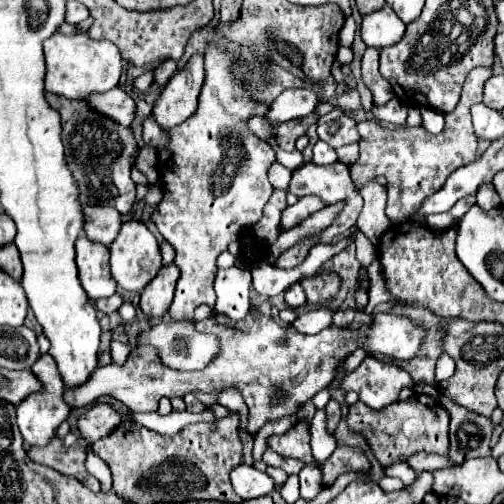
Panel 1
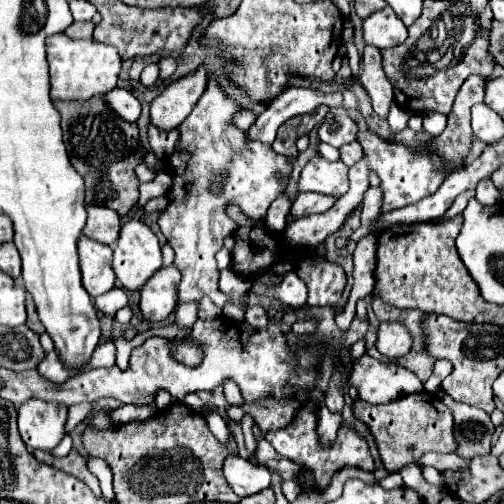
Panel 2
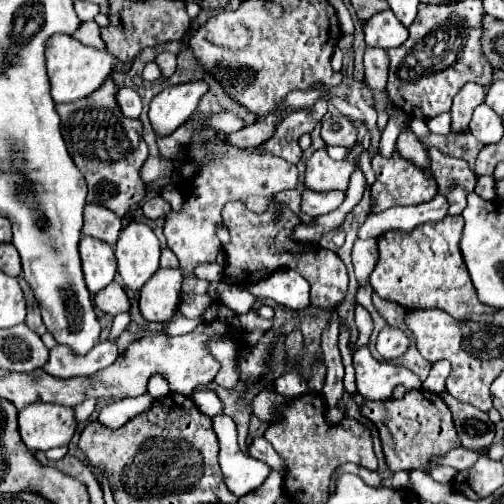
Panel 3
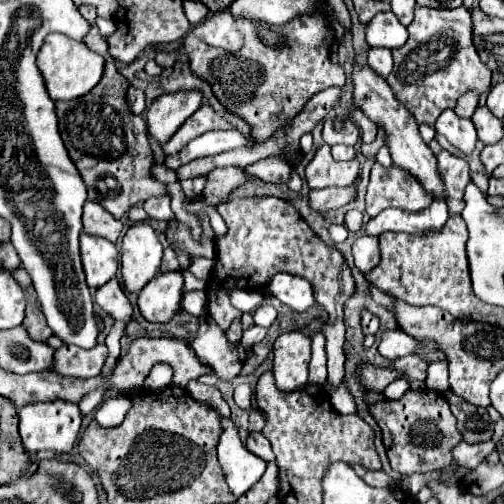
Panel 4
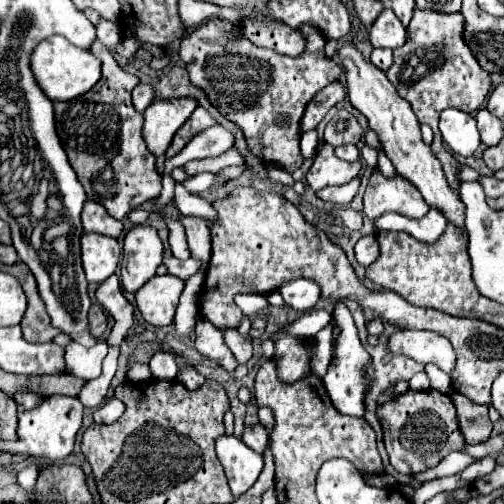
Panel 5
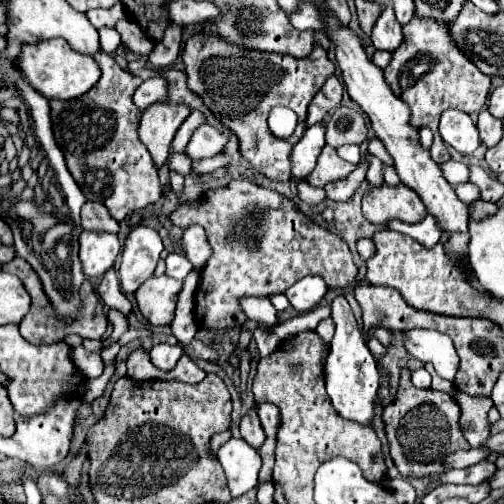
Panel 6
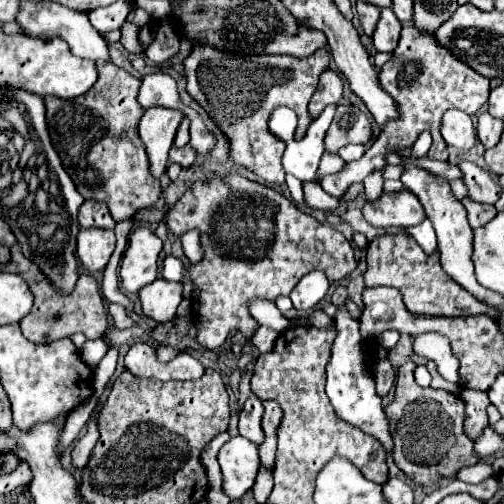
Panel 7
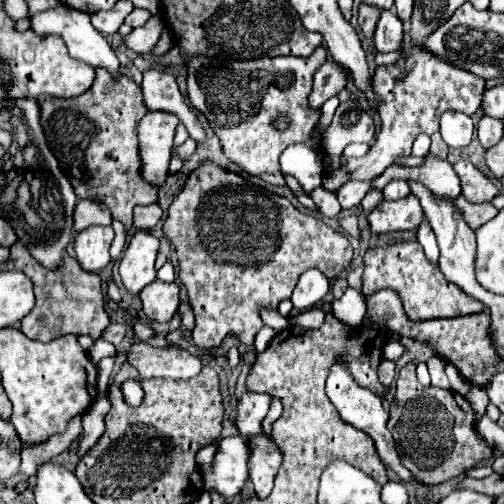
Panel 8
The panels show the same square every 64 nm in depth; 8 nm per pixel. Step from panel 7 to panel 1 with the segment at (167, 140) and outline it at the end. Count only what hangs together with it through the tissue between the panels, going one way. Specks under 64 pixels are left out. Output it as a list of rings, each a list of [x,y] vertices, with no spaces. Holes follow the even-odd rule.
[[[194,54],[188,66],[176,72],[154,102],[152,118],[160,128],[172,130],[182,124],[198,104],[198,94],[204,84],[204,58]]]

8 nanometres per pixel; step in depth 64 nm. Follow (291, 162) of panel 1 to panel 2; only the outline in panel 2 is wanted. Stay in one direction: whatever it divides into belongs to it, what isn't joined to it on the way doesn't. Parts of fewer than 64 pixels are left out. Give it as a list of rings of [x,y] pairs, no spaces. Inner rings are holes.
[[[288,88],[270,102],[270,106],[256,118],[256,122],[244,132],[248,140],[258,140],[264,144],[272,144],[276,138],[276,130],[292,116],[310,114],[320,104],[330,108],[342,108],[342,94],[324,94],[312,88]]]

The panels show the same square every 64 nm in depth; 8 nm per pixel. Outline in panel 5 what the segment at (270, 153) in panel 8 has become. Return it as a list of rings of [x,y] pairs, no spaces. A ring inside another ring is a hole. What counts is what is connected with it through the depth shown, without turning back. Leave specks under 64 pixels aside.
[[[208,20],[200,24],[194,32],[182,38],[178,56],[186,64],[190,82],[206,92],[212,106],[236,124],[252,156],[264,164],[274,164],[292,174],[302,166],[300,156],[300,120],[308,102],[326,84],[336,82],[342,68],[326,58],[324,38],[320,34],[310,34],[306,40],[306,50],[298,58],[278,54],[274,50],[258,48],[248,42],[236,30],[236,24],[228,20]],[[278,112],[290,114],[290,128],[278,128],[274,116]]]

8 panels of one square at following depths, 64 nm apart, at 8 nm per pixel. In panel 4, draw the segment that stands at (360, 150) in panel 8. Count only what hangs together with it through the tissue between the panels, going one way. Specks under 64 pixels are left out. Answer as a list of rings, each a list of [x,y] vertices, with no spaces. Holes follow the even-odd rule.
[[[334,146],[332,156],[336,160],[352,160],[352,158],[356,158],[356,150],[352,146]]]

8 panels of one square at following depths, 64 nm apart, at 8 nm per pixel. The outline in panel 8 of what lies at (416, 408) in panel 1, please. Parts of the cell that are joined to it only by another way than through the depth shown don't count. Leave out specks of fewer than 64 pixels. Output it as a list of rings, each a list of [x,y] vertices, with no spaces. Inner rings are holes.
[[[412,362],[400,370],[388,420],[388,430],[394,436],[402,464],[414,474],[414,478],[426,484],[436,484],[444,478],[434,470],[424,470],[424,466],[476,466],[492,458],[492,448],[482,440],[474,426],[476,418],[470,402],[454,390],[422,386],[414,370],[416,364]]]

